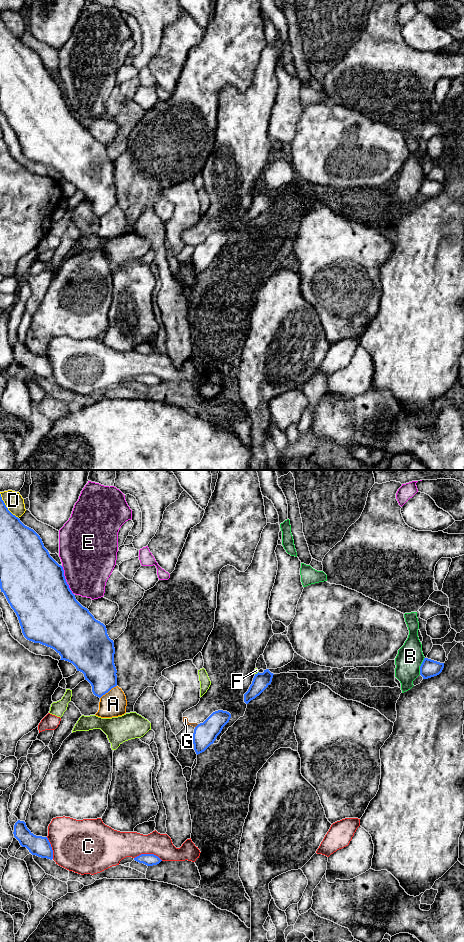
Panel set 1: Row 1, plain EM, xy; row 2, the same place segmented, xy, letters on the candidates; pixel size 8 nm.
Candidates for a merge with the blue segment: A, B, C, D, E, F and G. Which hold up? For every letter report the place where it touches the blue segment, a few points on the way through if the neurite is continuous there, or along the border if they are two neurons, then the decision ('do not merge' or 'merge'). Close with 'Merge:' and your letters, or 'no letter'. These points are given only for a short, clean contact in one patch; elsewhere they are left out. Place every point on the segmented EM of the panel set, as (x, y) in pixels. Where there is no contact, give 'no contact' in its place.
A: xy (108, 691) | do not merge
B: xy (420, 666) | along xy (424, 657), (419, 674) | do not merge
C: xy (148, 854) | do not merge
D: xy (5, 506) | do not merge
E: xy (65, 580) | do not merge
F: xy (257, 673) | do not merge
G: xy (196, 726) | along xy (198, 724), (195, 727) | do not merge
Merge: no letter

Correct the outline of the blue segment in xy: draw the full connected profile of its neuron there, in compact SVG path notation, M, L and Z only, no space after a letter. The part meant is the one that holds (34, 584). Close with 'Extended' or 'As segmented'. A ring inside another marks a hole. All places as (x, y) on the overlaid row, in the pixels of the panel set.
M0 494L0 589L4 593L8 603L11 608L16 613L22 633L24 637L34 643L40 643L47 647L54 649L60 656L60 660L65 660L72 663L77 671L84 674L85 680L87 680L92 686L92 692L95 696L101 698L103 695L108 693L112 688L117 686L117 670L114 664L114 642L111 640L107 634L106 626L100 621L96 620L94 616L89 612L89 610L83 607L75 598L75 595L69 588L64 576L64 570L61 565L59 565L49 554L48 550L44 547L42 539L40 536L31 528L25 526L18 517L13 515L6 507L4 501L2 500Z. As segmented

